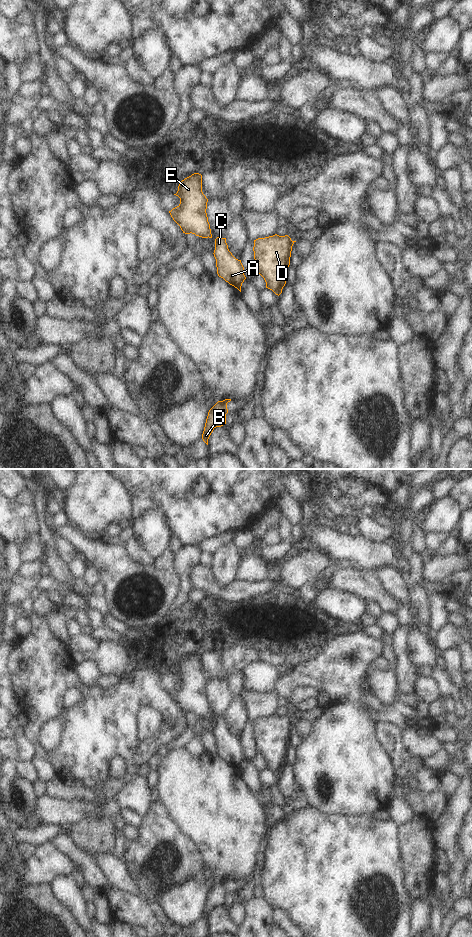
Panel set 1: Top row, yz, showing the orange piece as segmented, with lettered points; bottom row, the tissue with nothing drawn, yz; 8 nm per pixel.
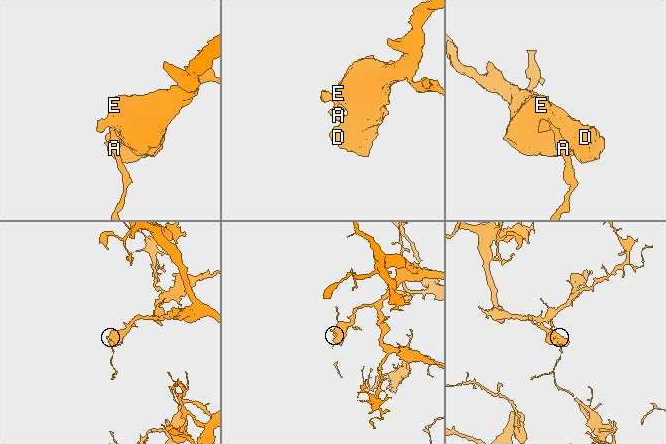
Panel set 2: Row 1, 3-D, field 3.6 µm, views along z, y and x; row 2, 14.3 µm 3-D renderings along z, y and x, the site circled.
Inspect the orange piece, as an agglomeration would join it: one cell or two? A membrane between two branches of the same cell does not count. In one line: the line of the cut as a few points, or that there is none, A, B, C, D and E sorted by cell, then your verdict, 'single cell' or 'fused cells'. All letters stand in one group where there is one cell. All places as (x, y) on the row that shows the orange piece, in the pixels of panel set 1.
no cut; A B C D E; single cell

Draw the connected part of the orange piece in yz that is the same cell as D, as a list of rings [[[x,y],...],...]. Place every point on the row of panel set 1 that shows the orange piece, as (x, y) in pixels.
[[[277,234],[254,240],[256,269],[264,278],[266,288],[278,296],[286,284],[292,246],[295,242],[288,235]]]

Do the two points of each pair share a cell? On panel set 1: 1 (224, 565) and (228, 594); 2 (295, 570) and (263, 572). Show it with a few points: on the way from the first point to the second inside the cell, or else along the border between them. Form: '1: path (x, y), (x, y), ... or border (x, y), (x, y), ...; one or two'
1: border (212, 569), (215, 580), (224, 588), (237, 580); two
2: border (273, 576), (260, 581), (248, 582); two

